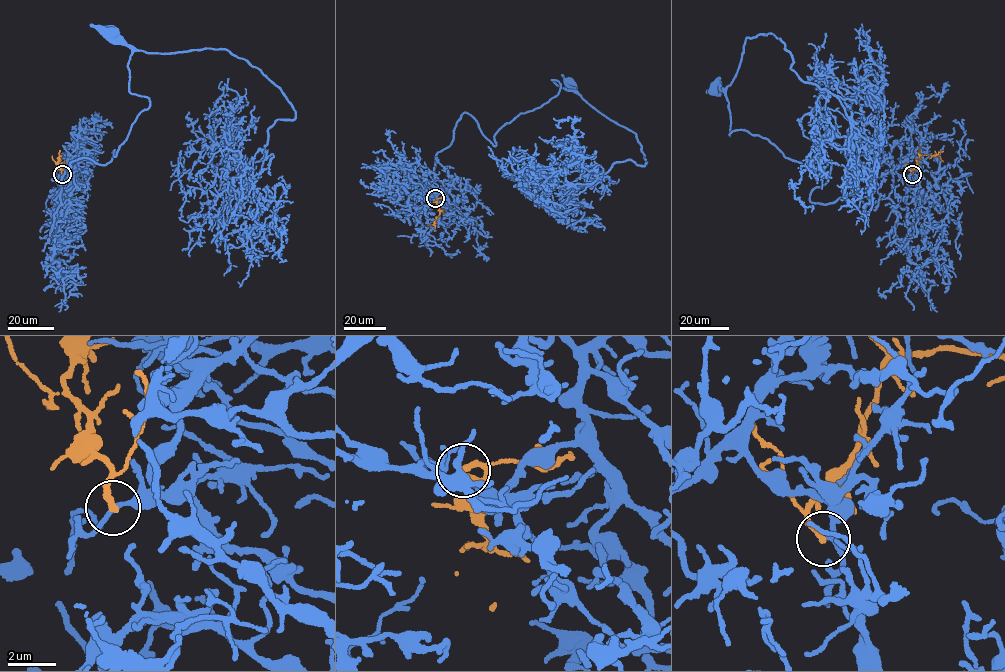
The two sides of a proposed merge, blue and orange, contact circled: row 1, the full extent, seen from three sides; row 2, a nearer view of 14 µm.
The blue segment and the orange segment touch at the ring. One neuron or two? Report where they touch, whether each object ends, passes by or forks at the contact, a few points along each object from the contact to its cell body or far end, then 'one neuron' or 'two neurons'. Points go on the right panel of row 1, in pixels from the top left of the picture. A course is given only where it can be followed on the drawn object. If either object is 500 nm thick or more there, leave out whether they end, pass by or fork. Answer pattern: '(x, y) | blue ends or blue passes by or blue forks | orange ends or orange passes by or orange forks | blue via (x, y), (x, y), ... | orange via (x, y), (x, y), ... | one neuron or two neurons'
(912, 174) | blue passes by | orange ends | blue via (913, 173), (898, 168), (871, 204), (812, 203), (831, 161), (812, 169), (767, 139), (730, 135), (717, 87) | orange via (912, 173), (911, 170), (920, 155), (937, 155), (942, 161) | two neurons

